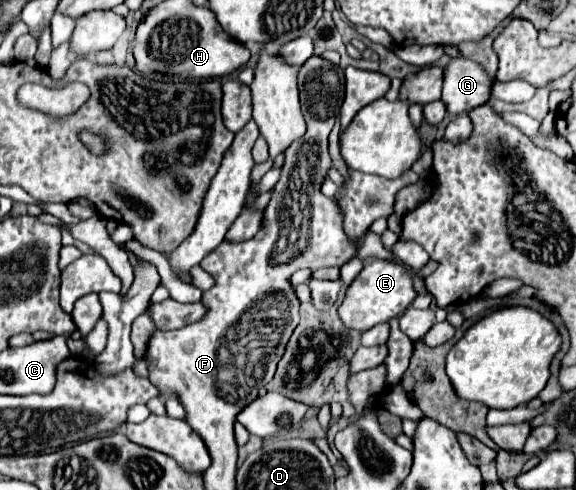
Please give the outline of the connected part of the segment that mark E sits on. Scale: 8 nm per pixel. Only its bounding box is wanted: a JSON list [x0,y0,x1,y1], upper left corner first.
[338,260,416,332]

